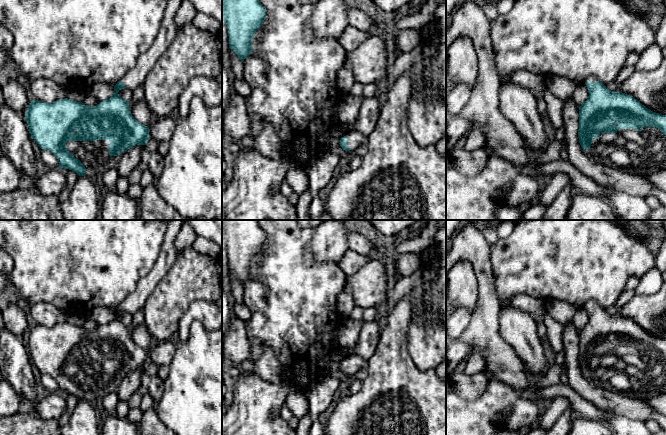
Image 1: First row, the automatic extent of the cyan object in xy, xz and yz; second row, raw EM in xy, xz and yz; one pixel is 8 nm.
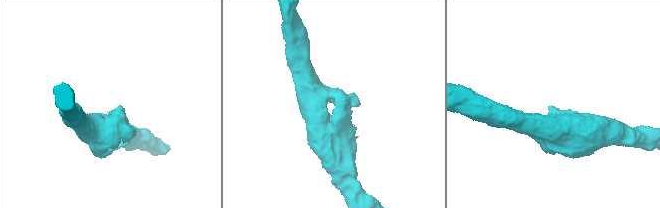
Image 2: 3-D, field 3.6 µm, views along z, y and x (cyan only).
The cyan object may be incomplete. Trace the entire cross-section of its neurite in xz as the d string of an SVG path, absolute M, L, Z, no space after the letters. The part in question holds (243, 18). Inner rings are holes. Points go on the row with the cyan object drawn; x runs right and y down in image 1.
M222 0L222 19L227 24L229 48L242 62L252 53L252 38L265 17L266 9L259 0Z

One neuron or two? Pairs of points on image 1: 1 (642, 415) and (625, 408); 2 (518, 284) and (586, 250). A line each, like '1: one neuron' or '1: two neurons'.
1: one neuron
2: one neuron

